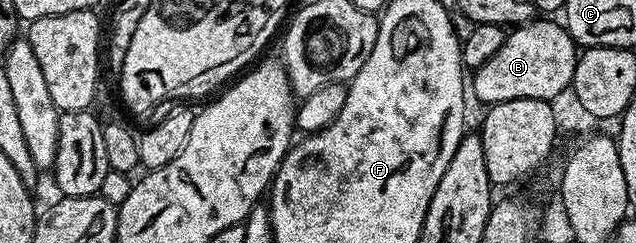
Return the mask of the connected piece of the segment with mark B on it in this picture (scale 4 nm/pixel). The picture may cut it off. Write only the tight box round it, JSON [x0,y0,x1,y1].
[472,20,580,104]

